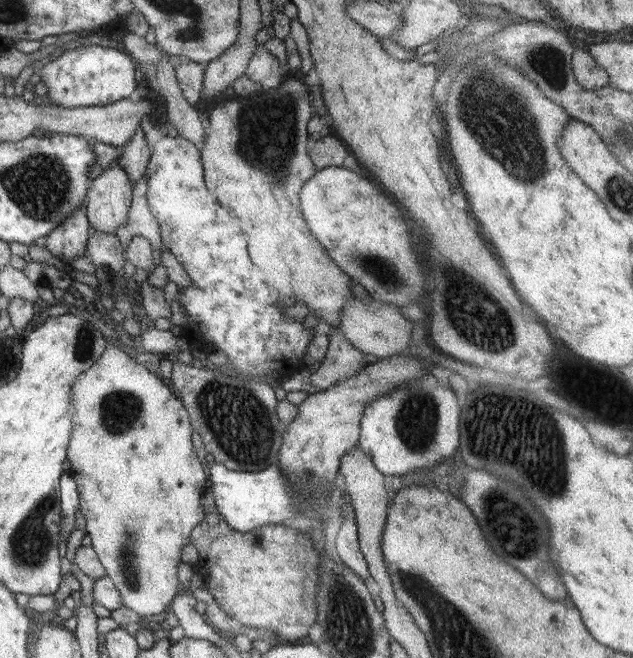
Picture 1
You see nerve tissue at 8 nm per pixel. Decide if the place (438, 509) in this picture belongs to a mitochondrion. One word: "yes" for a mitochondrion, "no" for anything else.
no

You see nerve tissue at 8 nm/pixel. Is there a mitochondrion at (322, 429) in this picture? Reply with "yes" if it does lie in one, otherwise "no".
no

